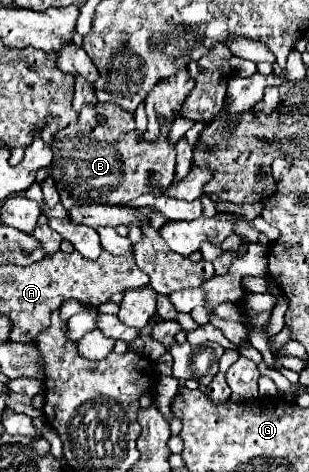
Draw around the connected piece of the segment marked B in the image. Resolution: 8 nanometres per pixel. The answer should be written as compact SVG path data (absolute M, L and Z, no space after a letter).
M97 102L95 108L83 108L79 112L79 120L75 124L69 124L67 128L59 130L53 138L53 162L51 162L51 176L55 180L55 186L61 194L61 204L69 210L77 206L77 196L89 196L87 202L99 200L99 202L129 202L145 192L151 192L155 198L161 196L159 188L151 188L147 182L157 182L159 186L169 186L175 176L175 164L177 164L177 152L175 144L169 142L169 130L171 126L163 124L163 132L159 134L159 140L145 140L139 138L135 128L135 114L119 108L119 104L101 104Z

